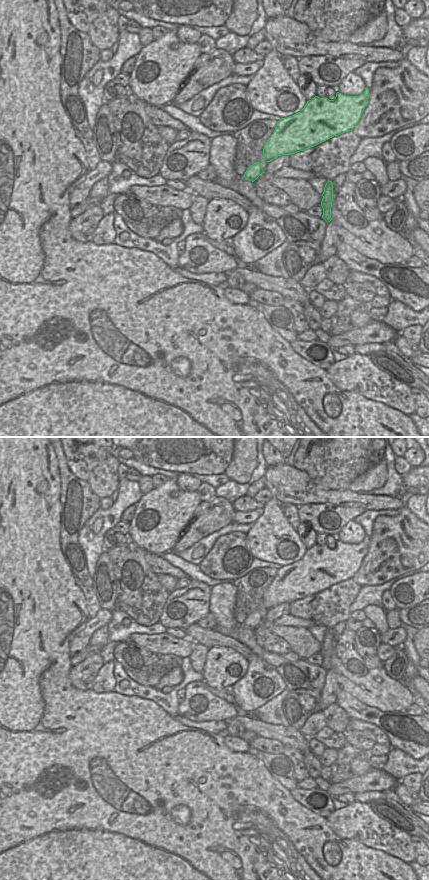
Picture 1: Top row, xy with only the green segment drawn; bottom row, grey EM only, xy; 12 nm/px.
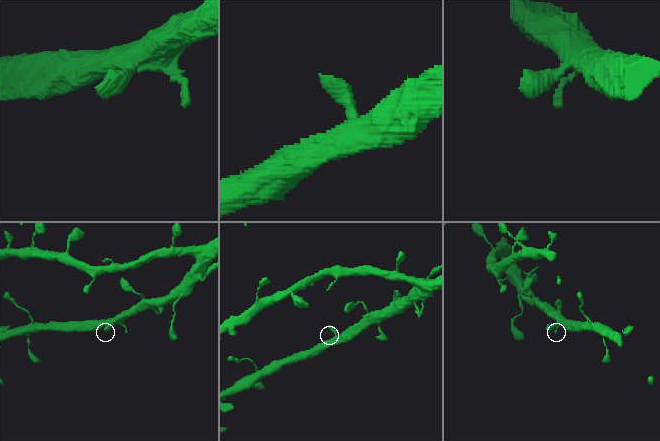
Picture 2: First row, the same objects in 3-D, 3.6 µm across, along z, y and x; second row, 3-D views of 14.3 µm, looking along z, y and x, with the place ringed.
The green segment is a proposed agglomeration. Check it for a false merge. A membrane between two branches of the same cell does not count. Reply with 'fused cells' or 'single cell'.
single cell

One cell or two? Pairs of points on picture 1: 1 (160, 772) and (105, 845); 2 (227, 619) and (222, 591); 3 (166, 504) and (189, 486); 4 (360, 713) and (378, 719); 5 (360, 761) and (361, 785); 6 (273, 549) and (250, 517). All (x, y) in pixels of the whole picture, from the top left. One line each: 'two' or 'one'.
1: one
2: one
3: two
4: one
5: two
6: two

